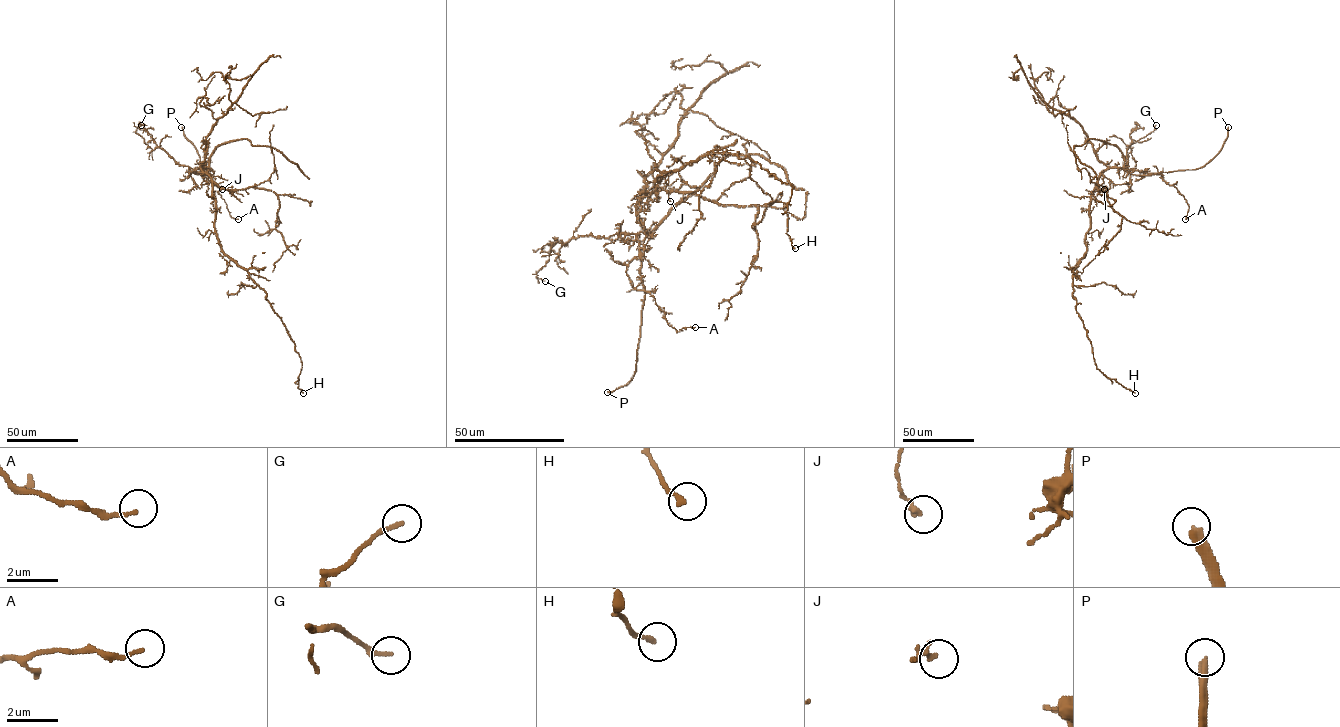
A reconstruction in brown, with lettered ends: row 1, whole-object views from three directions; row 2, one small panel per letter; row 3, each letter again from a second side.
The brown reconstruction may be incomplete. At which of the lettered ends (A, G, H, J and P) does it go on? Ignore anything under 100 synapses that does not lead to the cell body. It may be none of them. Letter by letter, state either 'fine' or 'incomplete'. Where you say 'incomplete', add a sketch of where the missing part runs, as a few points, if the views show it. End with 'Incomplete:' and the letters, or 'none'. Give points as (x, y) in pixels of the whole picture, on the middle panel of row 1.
A: fine
G: fine
H: fine
J: fine
P: incomplete | (607, 392), (598, 392), (588, 385), (587, 387)
Incomplete: P

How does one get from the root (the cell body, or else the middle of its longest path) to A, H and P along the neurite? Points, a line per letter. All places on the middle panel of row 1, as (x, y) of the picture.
A: (660, 179), (638, 203), (640, 254), (626, 274), (654, 297), (677, 332), (695, 327)
H: (660, 179), (664, 172), (672, 174), (711, 153), (750, 158), (792, 187), (787, 234), (795, 248)
P: (660, 179), (638, 206), (638, 220), (646, 237), (640, 269), (645, 299), (636, 370), (625, 385), (607, 392)

